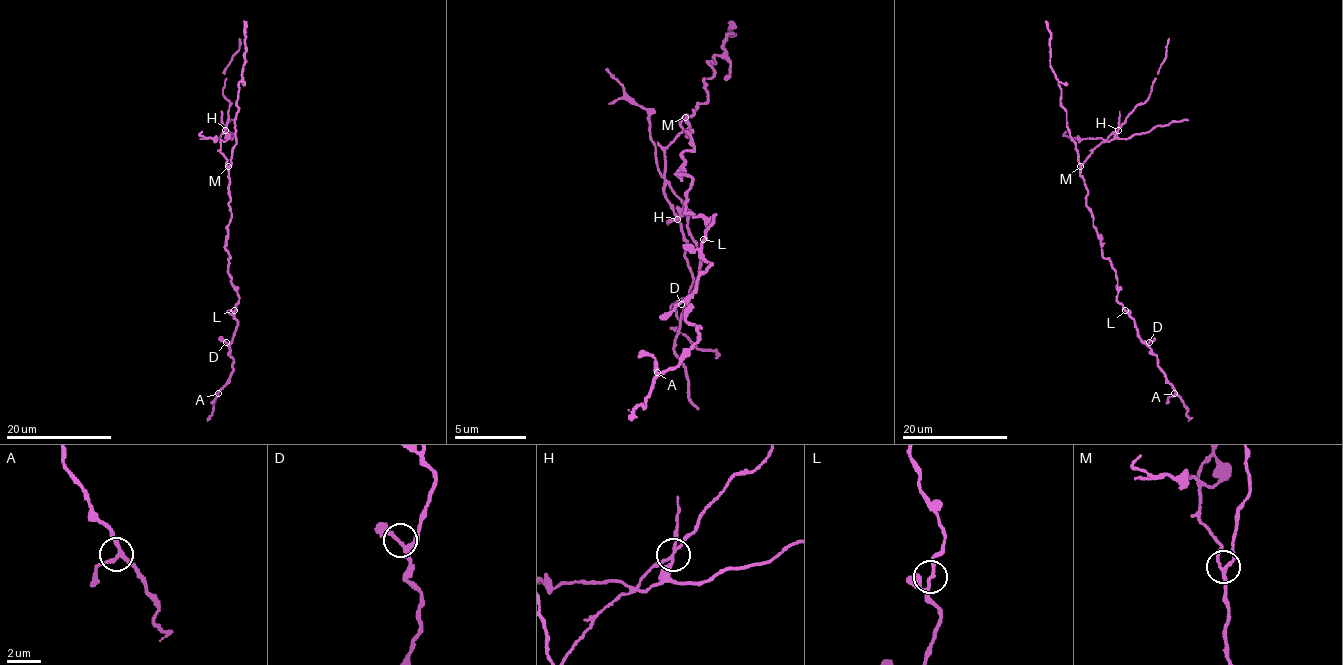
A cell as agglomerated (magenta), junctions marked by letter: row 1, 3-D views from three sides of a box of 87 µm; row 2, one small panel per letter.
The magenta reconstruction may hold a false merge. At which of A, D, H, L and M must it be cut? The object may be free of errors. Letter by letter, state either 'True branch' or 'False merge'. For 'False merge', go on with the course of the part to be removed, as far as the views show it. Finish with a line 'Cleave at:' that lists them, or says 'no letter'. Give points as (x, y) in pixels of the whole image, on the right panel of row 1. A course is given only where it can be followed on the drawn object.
A: True branch
D: True branch
H: False merge. Course of the part to remove: (1118, 129), (1118, 137), (1127, 139), (1155, 127), (1188, 119)
L: True branch
M: True branch
Cleave at: H

